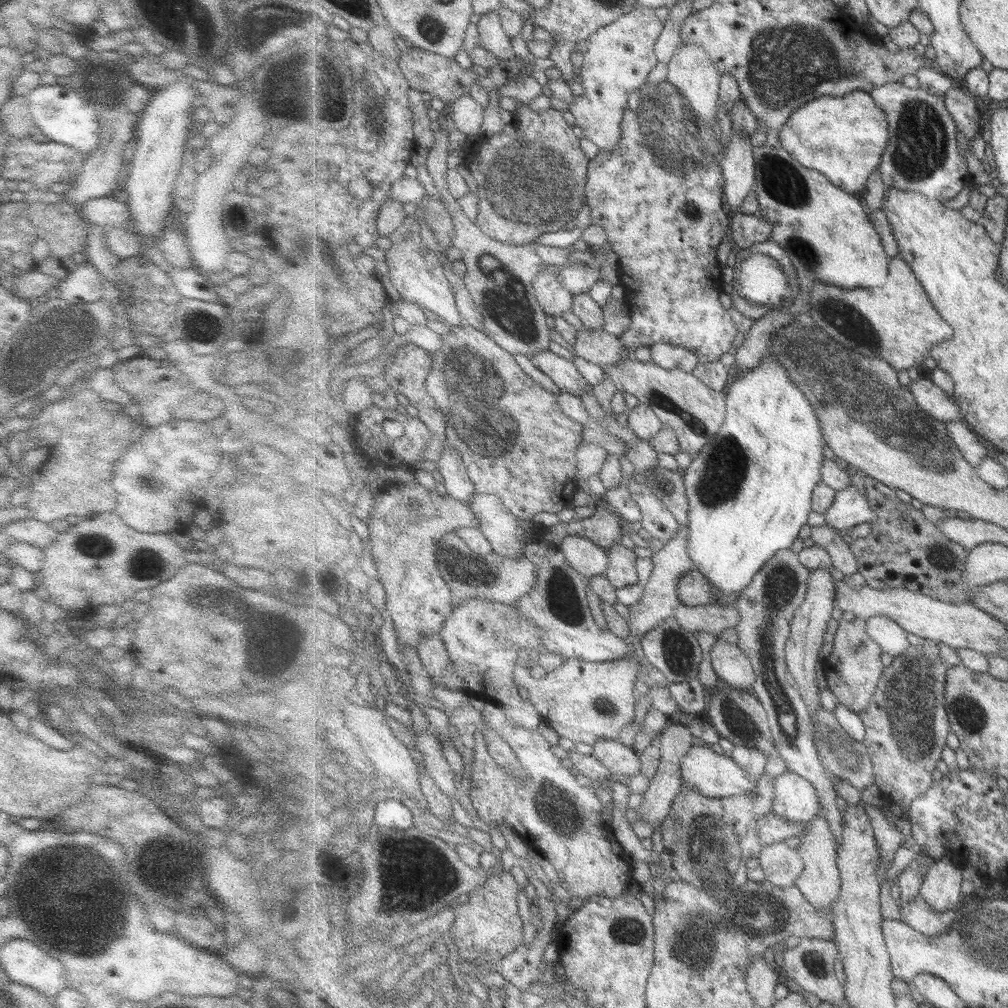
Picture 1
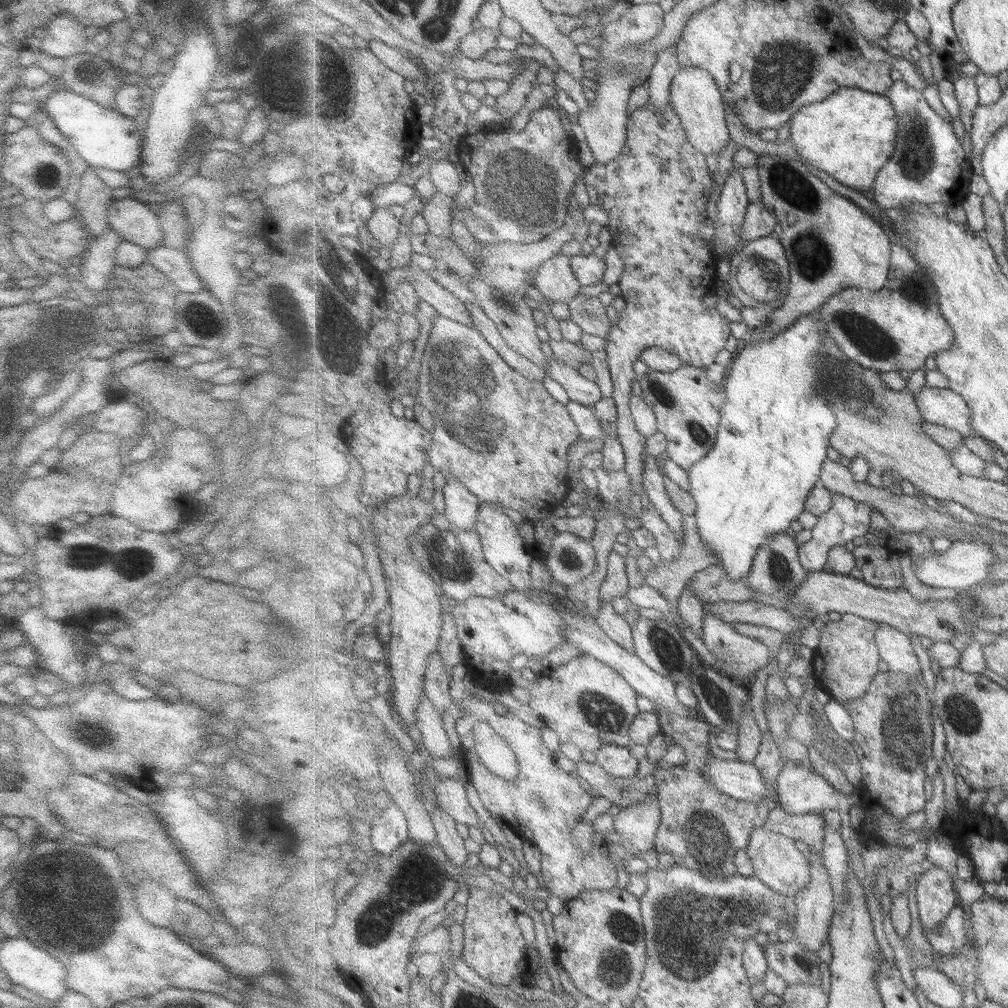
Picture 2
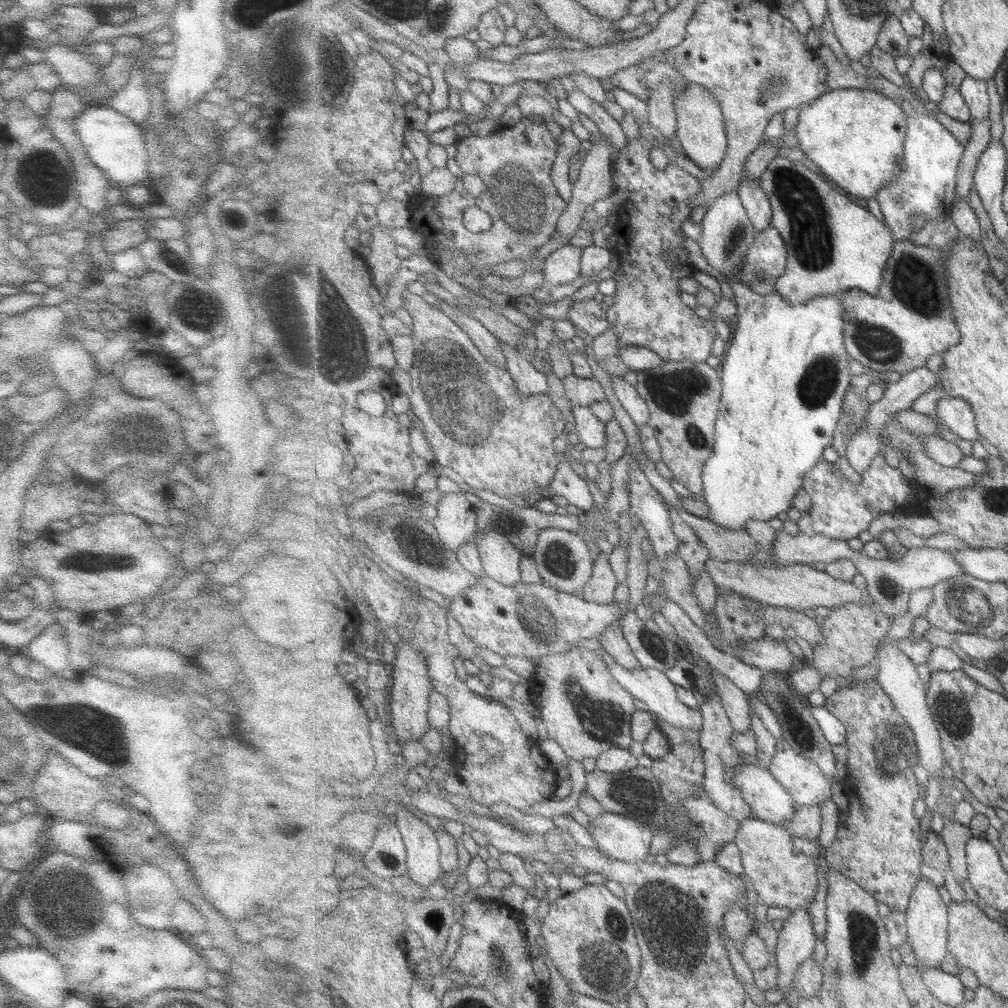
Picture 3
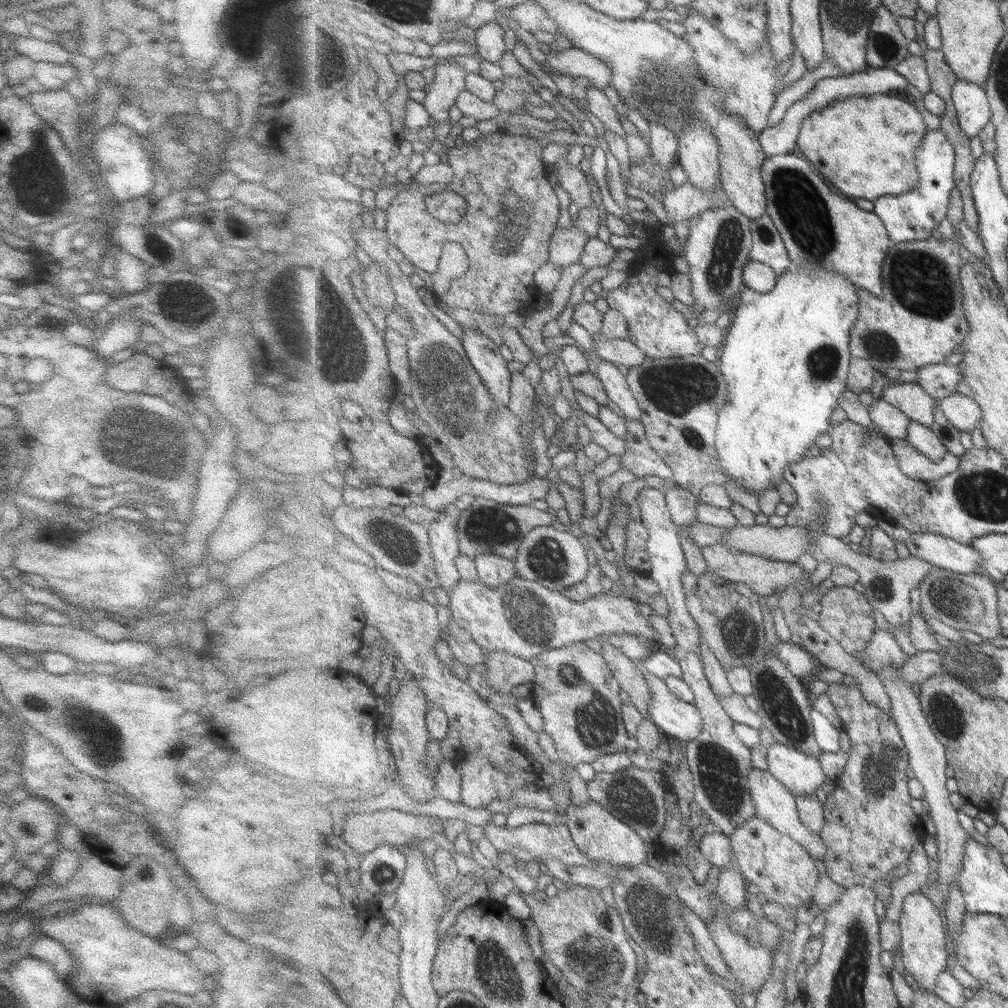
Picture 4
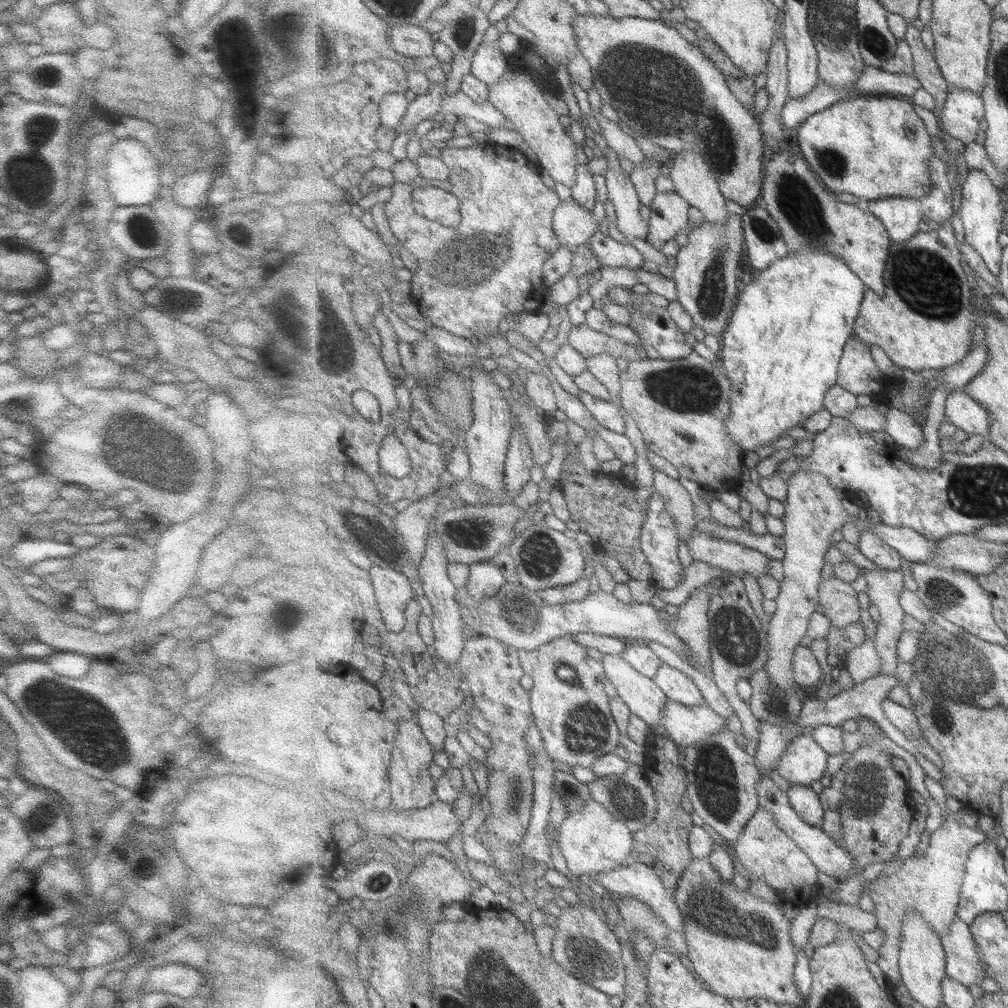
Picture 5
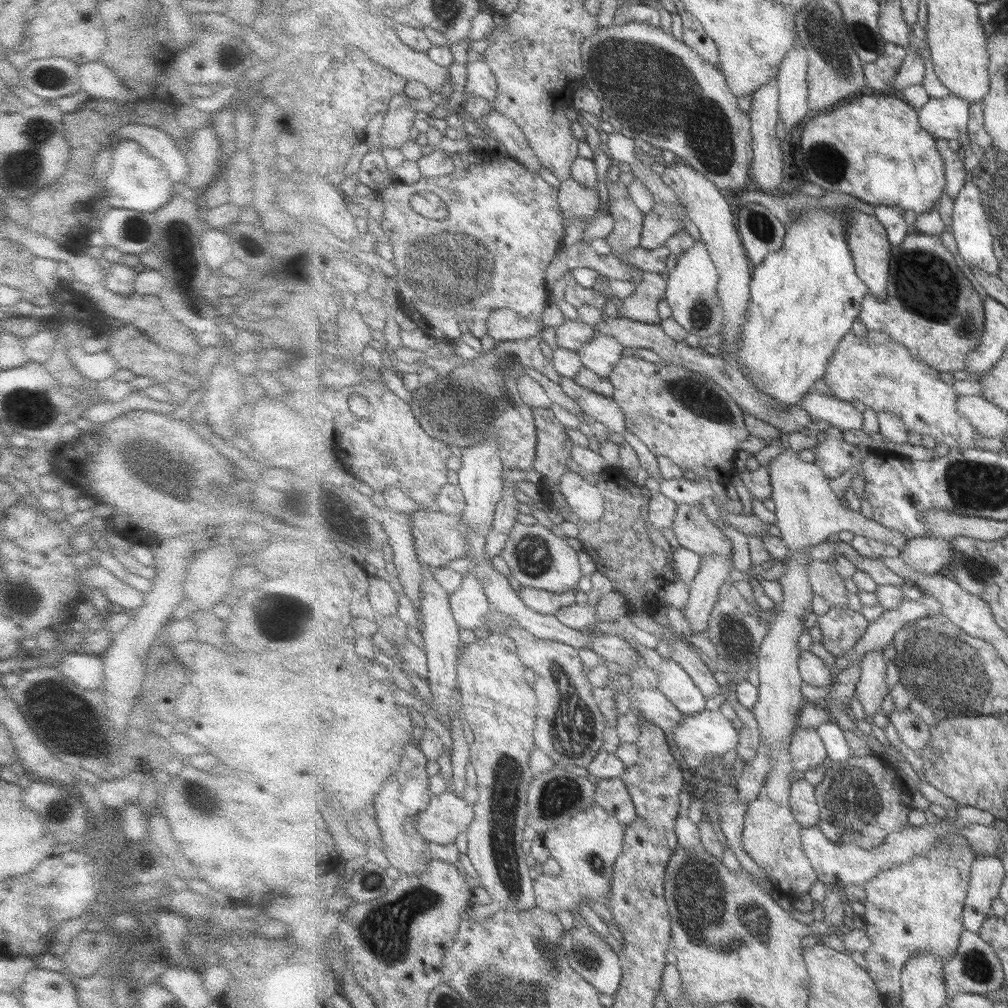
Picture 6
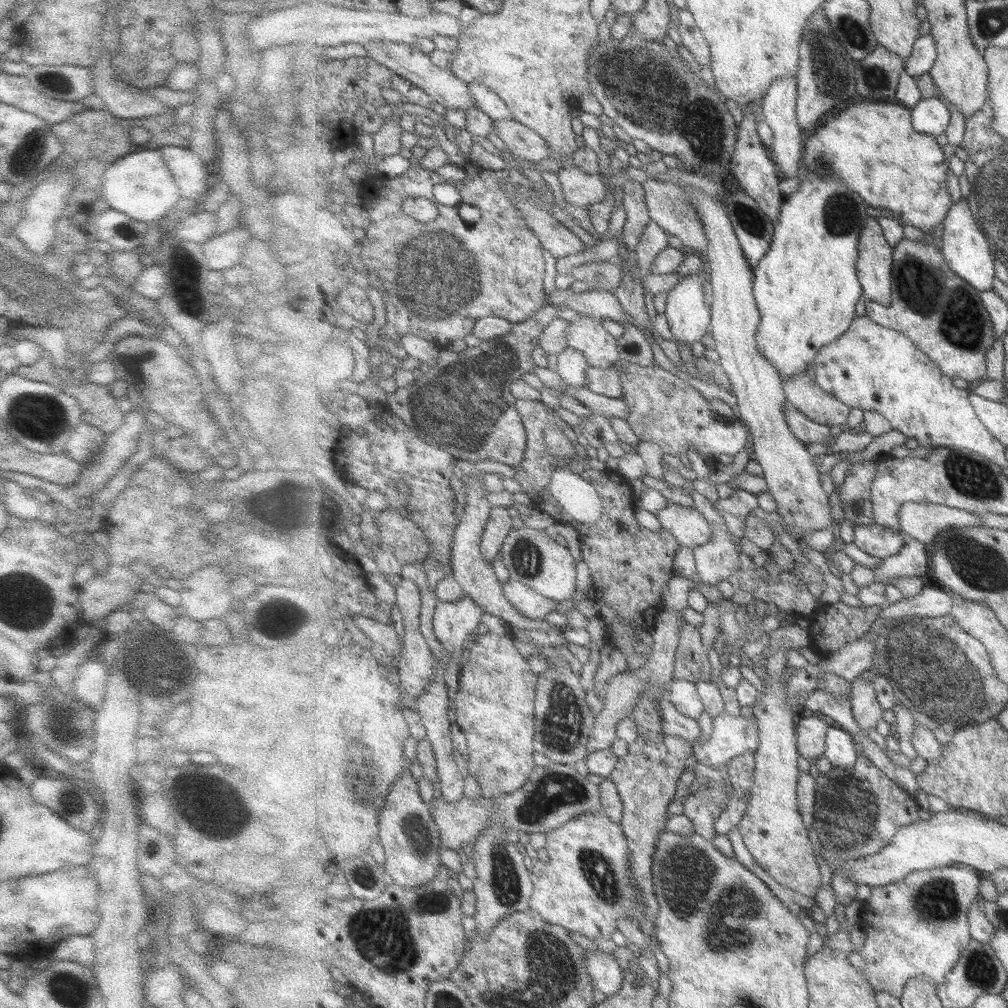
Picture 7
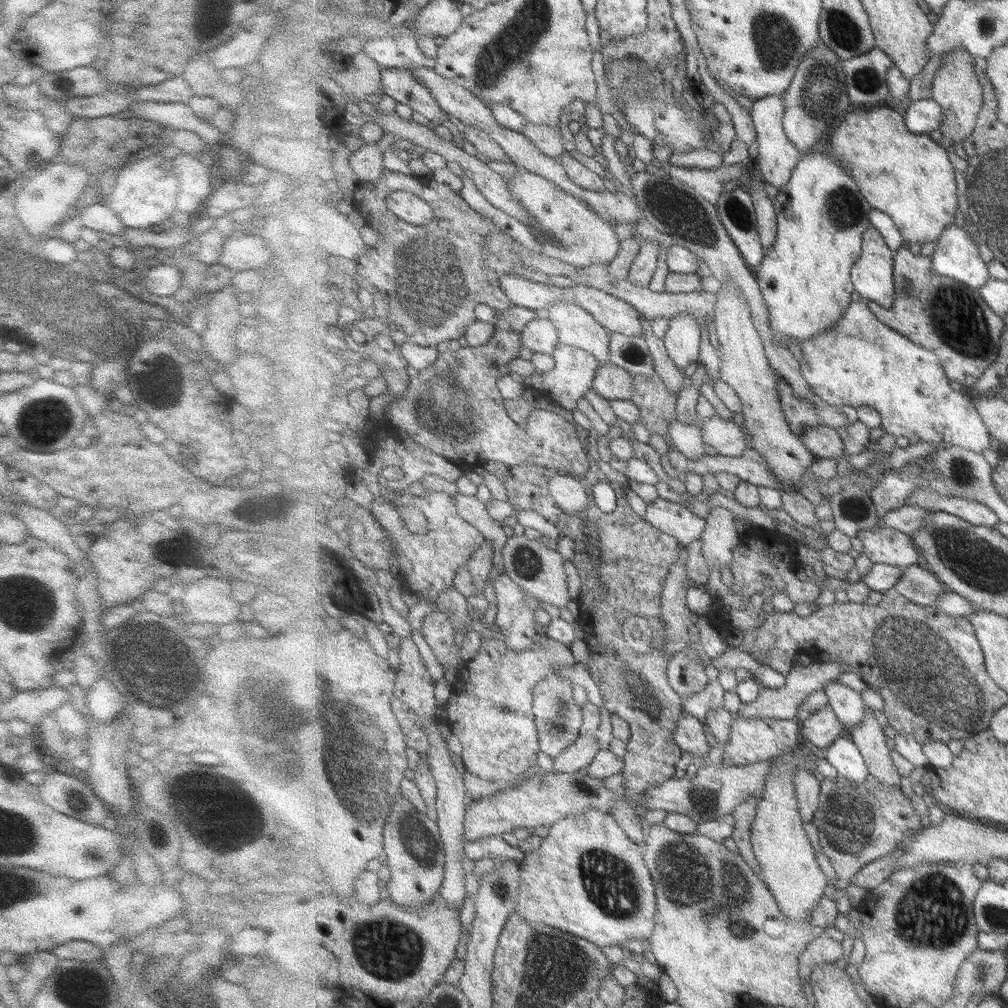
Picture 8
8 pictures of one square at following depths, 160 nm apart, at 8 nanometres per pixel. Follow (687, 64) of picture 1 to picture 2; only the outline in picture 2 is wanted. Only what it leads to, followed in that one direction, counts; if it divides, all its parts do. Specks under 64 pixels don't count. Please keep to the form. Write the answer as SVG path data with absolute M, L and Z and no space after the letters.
M683 68L675 76L670 88L670 101L682 120L691 144L706 155L721 152L731 139L727 122L727 102L715 77L703 68Z

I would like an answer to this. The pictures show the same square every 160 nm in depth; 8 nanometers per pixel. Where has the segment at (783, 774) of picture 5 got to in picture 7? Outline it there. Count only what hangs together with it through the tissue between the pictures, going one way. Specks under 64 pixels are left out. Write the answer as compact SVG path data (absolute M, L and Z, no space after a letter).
M823 716L801 717L797 730L798 749L803 758L815 763L826 754L826 736L832 725L834 724Z

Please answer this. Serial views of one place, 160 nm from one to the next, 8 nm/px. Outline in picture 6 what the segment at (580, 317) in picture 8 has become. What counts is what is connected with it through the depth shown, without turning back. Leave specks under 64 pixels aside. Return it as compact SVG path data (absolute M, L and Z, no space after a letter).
M598 335L579 350L582 363L601 378L609 378L615 365L624 357L624 346L613 336Z

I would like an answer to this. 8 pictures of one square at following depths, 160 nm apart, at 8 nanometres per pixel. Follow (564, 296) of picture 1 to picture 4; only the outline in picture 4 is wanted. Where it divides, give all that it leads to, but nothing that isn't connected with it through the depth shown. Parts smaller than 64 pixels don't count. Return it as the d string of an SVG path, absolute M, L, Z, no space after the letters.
M574 221L569 229L556 229L550 242L550 261L561 268L579 263L588 240L588 236L580 228L574 226Z

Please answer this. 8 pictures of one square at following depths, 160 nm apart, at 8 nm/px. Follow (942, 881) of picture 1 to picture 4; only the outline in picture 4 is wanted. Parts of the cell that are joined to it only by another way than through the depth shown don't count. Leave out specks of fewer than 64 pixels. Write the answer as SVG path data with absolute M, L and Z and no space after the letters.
M914 893L905 898L902 906L902 915L898 921L901 930L901 951L902 962L911 976L928 991L933 991L938 977L947 971L947 960L949 960L949 952L947 952L947 928L945 928L945 920L939 912L939 908L923 894Z

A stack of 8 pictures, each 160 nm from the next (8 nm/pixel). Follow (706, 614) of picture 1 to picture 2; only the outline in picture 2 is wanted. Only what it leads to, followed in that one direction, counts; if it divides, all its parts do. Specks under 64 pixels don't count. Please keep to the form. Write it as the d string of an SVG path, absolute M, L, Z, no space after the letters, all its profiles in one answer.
M754 601L718 602L706 605L706 614L712 614L727 624L742 622L778 630L785 636L798 629L798 622L788 609L775 608Z

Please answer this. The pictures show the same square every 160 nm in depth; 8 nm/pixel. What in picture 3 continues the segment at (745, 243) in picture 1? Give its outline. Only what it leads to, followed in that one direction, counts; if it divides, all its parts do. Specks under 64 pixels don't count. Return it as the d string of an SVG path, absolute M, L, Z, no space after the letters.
M746 174L743 175L737 190L757 234L772 226L774 213L770 197L759 184L759 178L748 178Z

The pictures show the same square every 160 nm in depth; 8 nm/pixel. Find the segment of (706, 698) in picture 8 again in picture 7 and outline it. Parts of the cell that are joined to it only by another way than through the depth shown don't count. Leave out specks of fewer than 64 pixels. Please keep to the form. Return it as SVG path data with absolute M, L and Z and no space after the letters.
M675 679L669 685L670 688L664 694L666 700L673 703L681 714L699 720L704 704L699 697L696 684L690 680Z

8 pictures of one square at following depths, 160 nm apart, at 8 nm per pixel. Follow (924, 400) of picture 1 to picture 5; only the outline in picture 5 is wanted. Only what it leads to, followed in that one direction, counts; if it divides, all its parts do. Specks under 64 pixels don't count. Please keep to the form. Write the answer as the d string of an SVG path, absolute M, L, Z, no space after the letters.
M963 390L953 391L947 403L943 407L944 420L953 424L957 429L961 429L968 436L979 435L980 437L987 439L991 434L991 414L987 412L985 406L981 405L974 397L969 396Z

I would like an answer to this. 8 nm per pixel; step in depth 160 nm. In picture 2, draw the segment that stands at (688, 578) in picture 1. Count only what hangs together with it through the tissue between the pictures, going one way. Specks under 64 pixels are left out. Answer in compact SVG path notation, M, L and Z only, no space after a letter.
M720 565L696 572L690 585L694 595L706 604L753 601L756 597L746 578L731 580Z

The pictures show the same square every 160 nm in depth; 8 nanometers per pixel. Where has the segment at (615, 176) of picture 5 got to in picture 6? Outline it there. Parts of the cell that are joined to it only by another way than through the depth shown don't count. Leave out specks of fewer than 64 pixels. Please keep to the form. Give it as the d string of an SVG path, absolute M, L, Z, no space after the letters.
M607 181L607 188L611 198L609 213L615 219L615 224L606 242L611 248L611 254L634 267L626 262L626 256L641 244L646 214L632 202L627 185Z

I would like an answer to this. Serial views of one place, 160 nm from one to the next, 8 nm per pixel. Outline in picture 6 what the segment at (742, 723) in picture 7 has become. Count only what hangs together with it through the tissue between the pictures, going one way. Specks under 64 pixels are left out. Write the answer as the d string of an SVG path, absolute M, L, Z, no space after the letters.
M705 709L694 715L684 715L684 719L678 724L678 727L671 732L674 734L674 741L680 751L683 765L692 772L704 765L707 759L723 756L729 750L736 749L740 739L738 723L729 720L721 710Z

